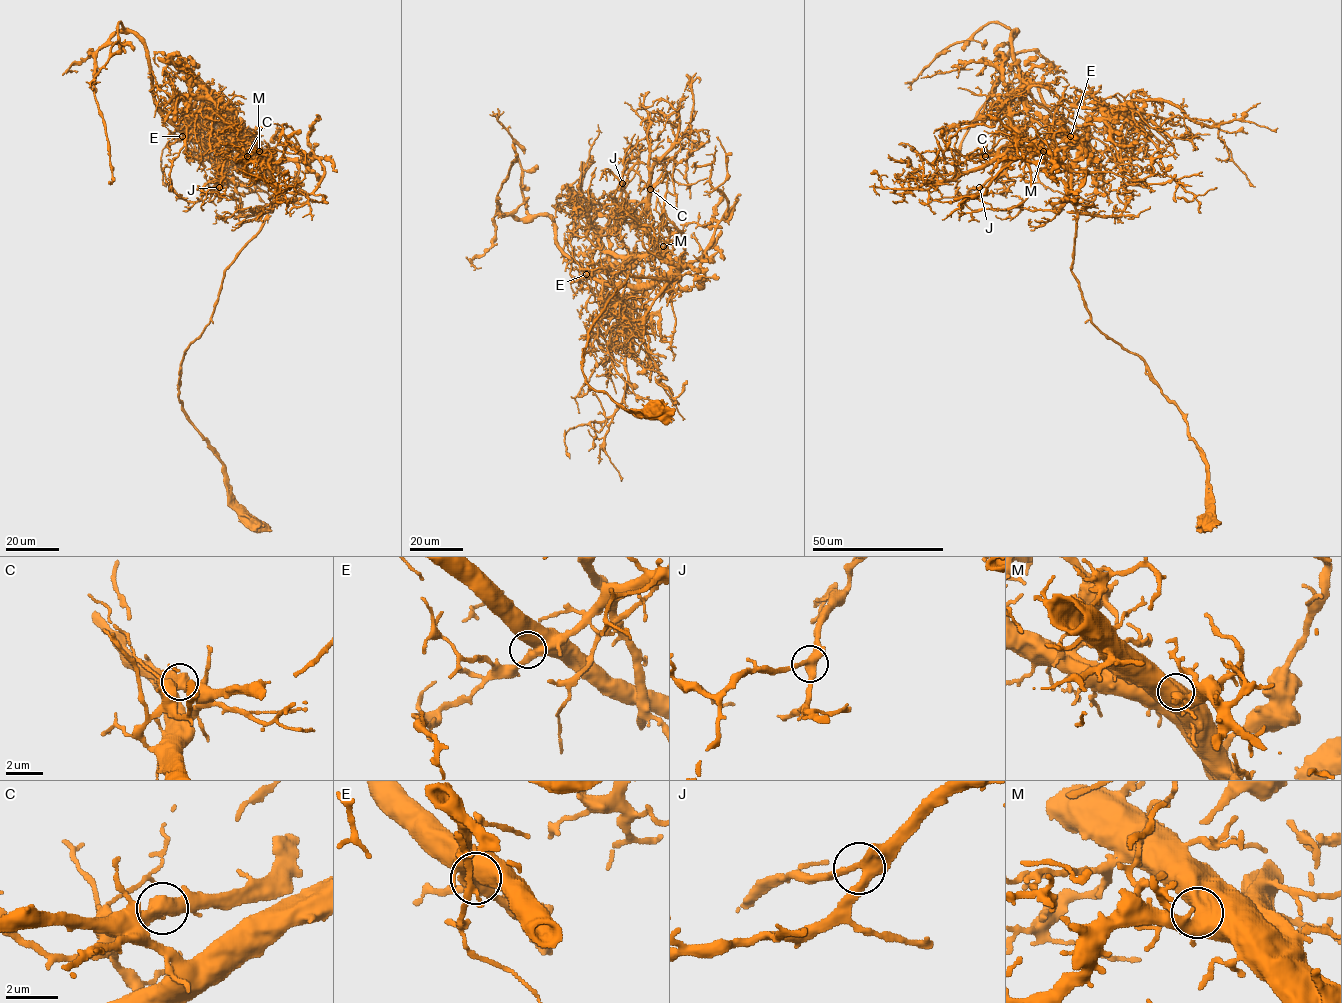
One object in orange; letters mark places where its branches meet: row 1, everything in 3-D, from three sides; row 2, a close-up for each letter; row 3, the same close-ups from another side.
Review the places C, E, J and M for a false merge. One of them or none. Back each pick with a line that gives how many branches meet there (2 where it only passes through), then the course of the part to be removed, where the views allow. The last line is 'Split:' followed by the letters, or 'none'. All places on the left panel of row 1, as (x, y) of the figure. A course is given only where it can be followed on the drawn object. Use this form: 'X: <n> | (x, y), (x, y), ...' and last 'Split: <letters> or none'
C: 3 | (247, 156), (214, 132), (205, 86), (209, 106), (222, 100), (223, 116), (162, 150), (166, 187)
Split: C

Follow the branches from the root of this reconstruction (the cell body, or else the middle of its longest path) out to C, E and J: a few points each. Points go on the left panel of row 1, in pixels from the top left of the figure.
C: (251, 522), (178, 395), (184, 352), (210, 321), (224, 271), (275, 201), (268, 165), (237, 138), (247, 156)
E: (251, 522), (178, 387), (184, 352), (210, 321), (224, 271), (259, 230), (277, 187), (235, 142), (182, 136)
J: (251, 522), (178, 395), (184, 352), (277, 192), (264, 159), (239, 140), (219, 187)

